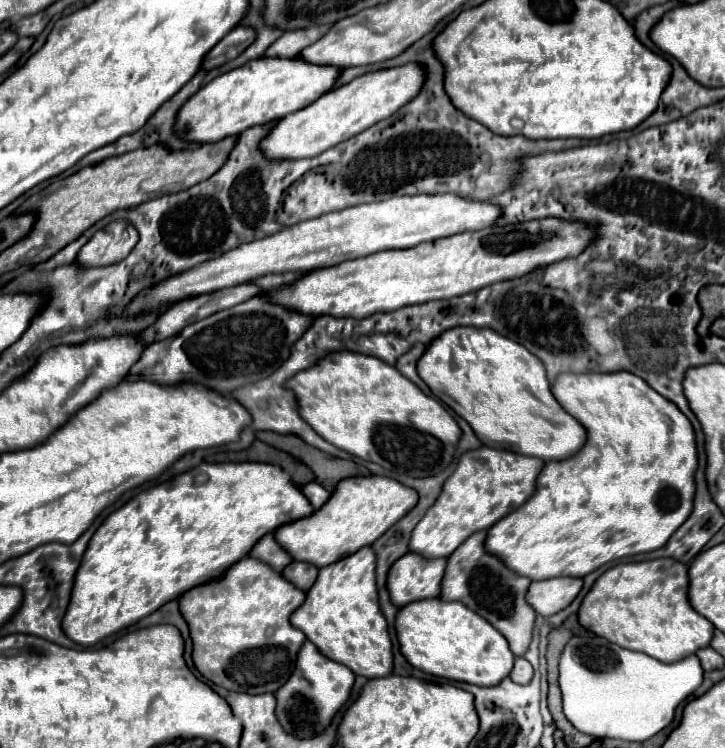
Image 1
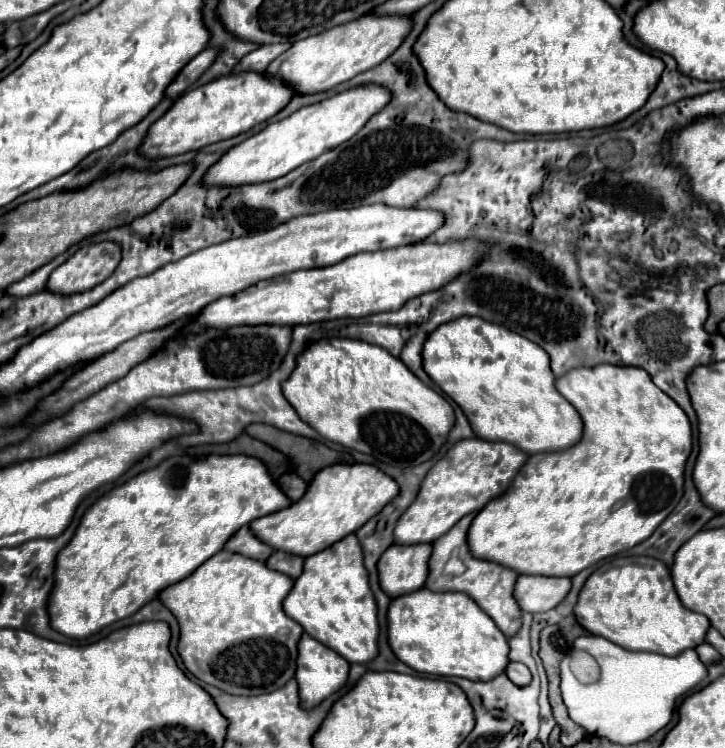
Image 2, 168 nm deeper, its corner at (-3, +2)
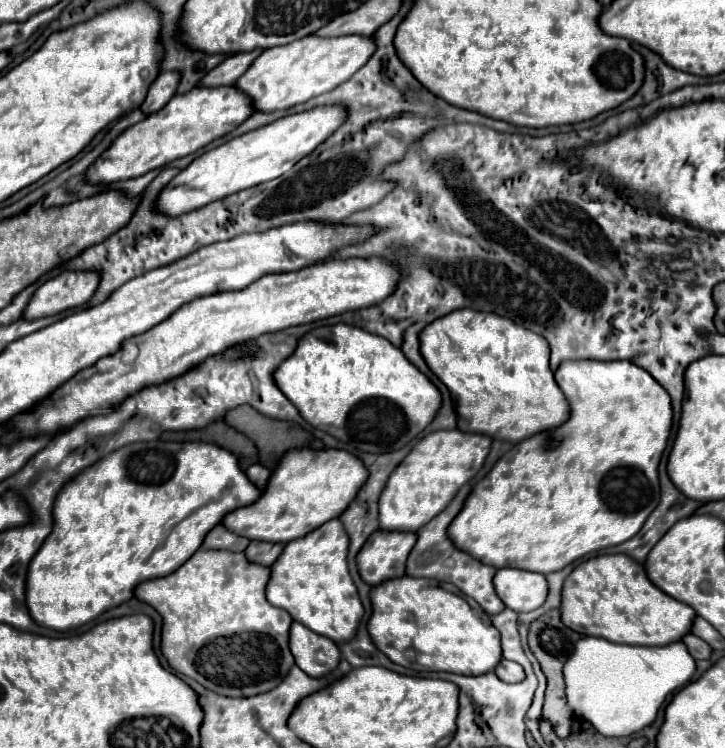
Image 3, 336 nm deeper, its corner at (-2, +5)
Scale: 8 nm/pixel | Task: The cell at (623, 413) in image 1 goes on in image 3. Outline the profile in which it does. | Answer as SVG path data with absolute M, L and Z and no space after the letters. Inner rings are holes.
M566 361L560 363L556 369L556 383L558 387L564 385L564 395L570 403L570 417L566 423L554 429L546 429L542 433L534 433L520 443L516 443L508 453L504 453L494 467L472 487L470 495L466 497L466 503L462 505L462 511L458 513L458 519L450 523L450 539L454 539L454 547L460 551L466 551L468 555L474 555L474 559L482 559L482 563L490 563L496 569L502 567L514 567L524 571L538 571L542 575L558 571L566 567L568 563L594 553L604 547L620 545L634 537L642 523L646 521L646 515L654 511L654 507L660 501L660 485L658 485L658 463L662 457L662 451L666 447L670 427L672 427L672 407L670 407L670 395L666 393L660 383L656 383L650 373L646 373L640 367L634 367L634 363L626 361Z

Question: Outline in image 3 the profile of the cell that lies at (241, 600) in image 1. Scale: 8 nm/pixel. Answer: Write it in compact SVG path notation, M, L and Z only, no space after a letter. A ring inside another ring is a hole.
M198 549L176 573L162 579L150 579L134 589L134 597L152 605L162 615L162 655L168 665L198 681L206 689L228 697L252 697L274 689L294 665L288 649L288 631L292 617L266 601L266 583L270 569L250 563L244 553L222 549Z

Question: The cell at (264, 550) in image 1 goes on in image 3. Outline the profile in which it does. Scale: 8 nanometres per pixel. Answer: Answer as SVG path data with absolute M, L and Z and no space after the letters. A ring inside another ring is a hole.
M218 525L218 527L212 527L212 531L208 531L206 539L202 541L202 547L220 547L226 551L244 551L248 547L248 539L234 535L226 527Z

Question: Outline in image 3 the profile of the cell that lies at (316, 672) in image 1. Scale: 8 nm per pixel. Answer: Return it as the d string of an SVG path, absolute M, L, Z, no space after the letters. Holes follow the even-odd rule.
M298 621L290 627L290 651L296 665L310 677L328 675L340 663L340 649L332 639L326 639Z

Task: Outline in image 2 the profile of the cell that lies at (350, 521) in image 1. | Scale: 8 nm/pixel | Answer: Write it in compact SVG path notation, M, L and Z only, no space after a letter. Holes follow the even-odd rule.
M335 464L323 468L315 476L301 500L285 510L253 520L251 530L271 548L307 558L323 550L323 546L331 546L331 542L339 542L339 538L345 538L347 534L359 530L359 526L363 526L363 522L367 522L371 514L383 510L383 506L387 506L387 502L391 502L395 494L399 494L399 484L377 466Z

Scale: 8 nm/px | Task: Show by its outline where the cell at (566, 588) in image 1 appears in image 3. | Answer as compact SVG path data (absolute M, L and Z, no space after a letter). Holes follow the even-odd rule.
M498 569L494 575L494 589L508 609L528 613L546 601L548 583L544 575L532 571Z

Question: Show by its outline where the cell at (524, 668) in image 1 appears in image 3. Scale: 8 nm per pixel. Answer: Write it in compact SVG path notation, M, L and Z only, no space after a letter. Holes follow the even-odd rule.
M502 659L498 663L498 667L494 669L494 673L498 675L498 679L506 681L506 683L518 683L524 679L524 669L522 665L514 663L514 661L508 661L508 659Z

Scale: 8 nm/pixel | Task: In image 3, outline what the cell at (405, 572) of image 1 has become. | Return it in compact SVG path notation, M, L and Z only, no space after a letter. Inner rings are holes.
M378 529L358 551L358 571L368 585L406 575L406 559L416 543L414 533Z

